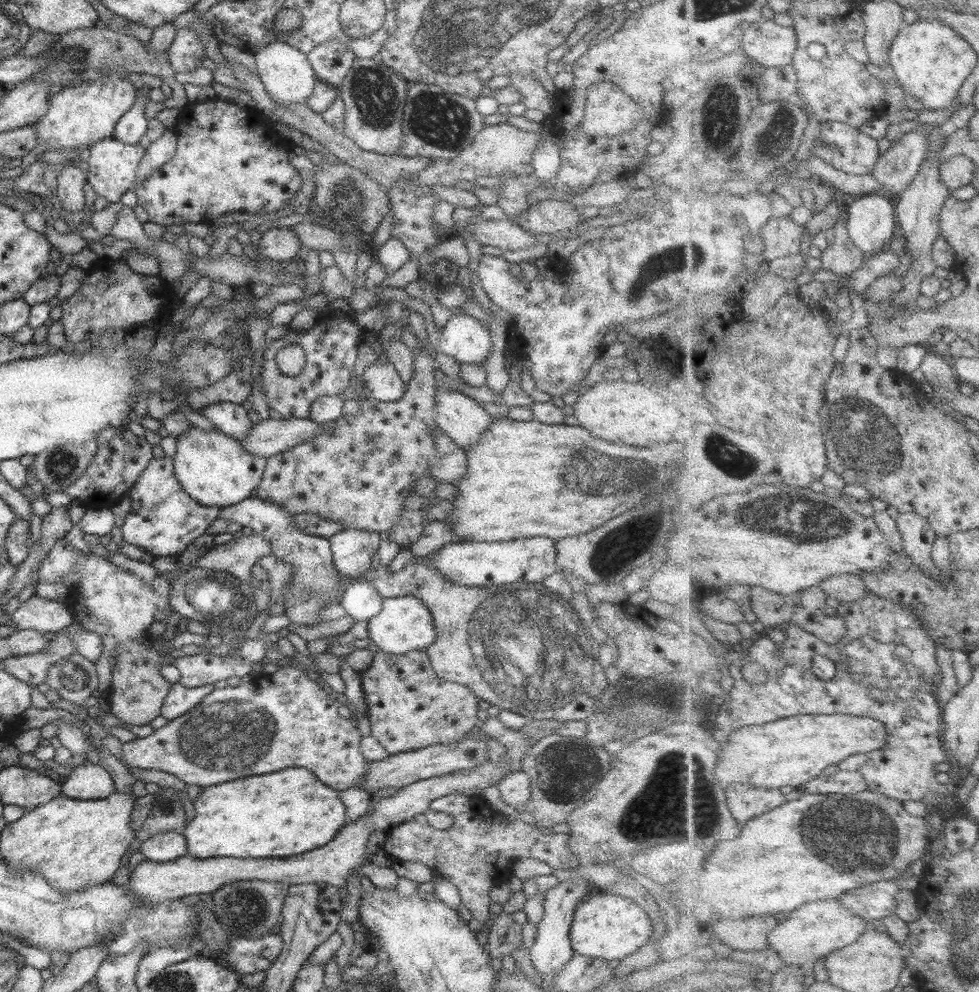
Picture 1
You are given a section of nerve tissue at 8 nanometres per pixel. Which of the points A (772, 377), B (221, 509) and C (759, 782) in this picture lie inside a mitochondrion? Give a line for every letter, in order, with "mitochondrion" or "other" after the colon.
A: other
B: other
C: other

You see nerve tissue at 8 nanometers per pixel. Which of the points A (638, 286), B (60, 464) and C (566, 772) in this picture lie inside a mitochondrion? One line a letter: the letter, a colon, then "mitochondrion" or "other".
A: mitochondrion
B: mitochondrion
C: mitochondrion

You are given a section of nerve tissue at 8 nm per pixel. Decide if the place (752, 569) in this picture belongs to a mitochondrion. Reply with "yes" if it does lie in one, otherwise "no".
no

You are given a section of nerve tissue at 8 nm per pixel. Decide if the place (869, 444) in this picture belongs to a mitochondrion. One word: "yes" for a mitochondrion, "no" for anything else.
yes

